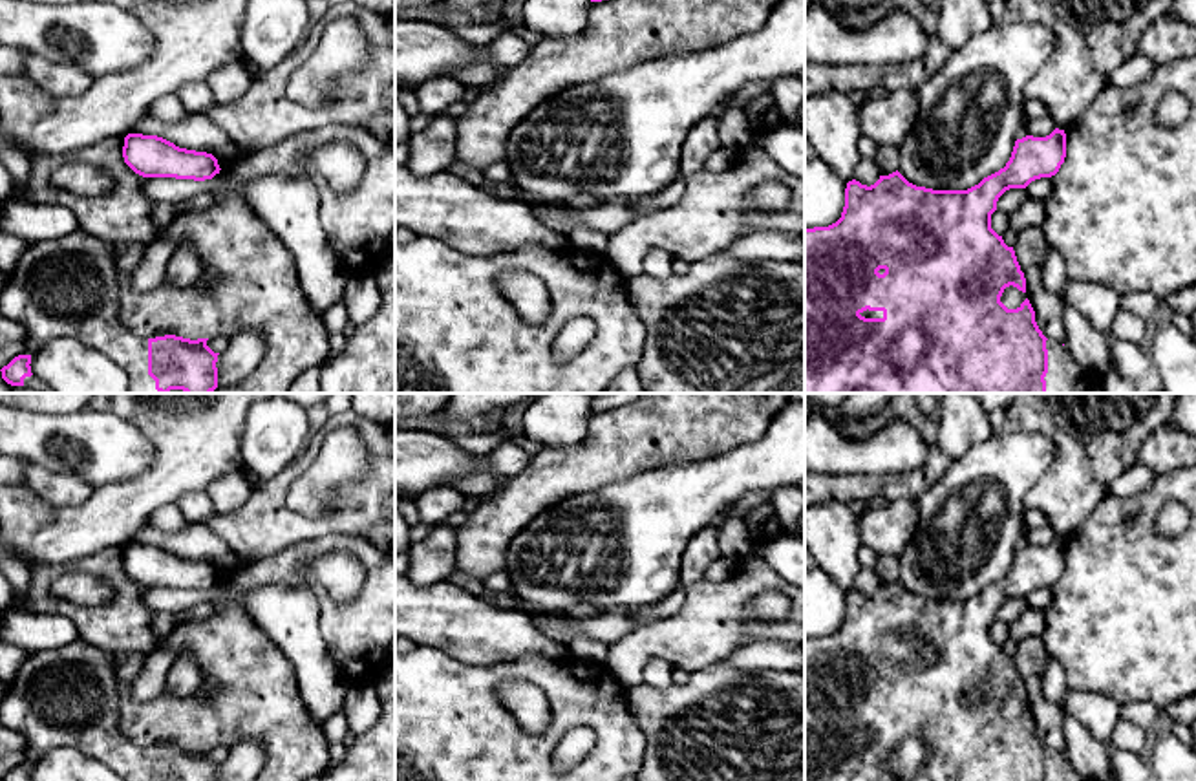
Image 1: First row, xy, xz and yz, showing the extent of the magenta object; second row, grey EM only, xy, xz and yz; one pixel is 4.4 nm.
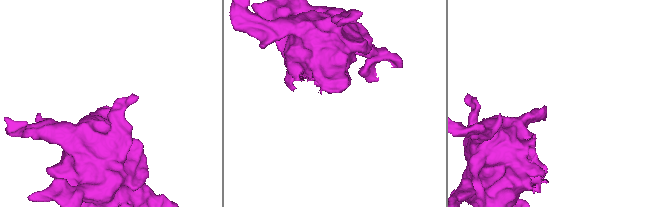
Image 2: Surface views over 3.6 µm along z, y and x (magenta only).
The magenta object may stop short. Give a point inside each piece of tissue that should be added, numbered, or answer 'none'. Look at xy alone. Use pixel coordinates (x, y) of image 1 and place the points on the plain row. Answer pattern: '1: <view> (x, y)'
1: xy (66, 697)

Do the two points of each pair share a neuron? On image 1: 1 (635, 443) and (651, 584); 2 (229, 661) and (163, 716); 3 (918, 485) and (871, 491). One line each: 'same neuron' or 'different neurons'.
1: different neurons
2: same neuron
3: same neuron

